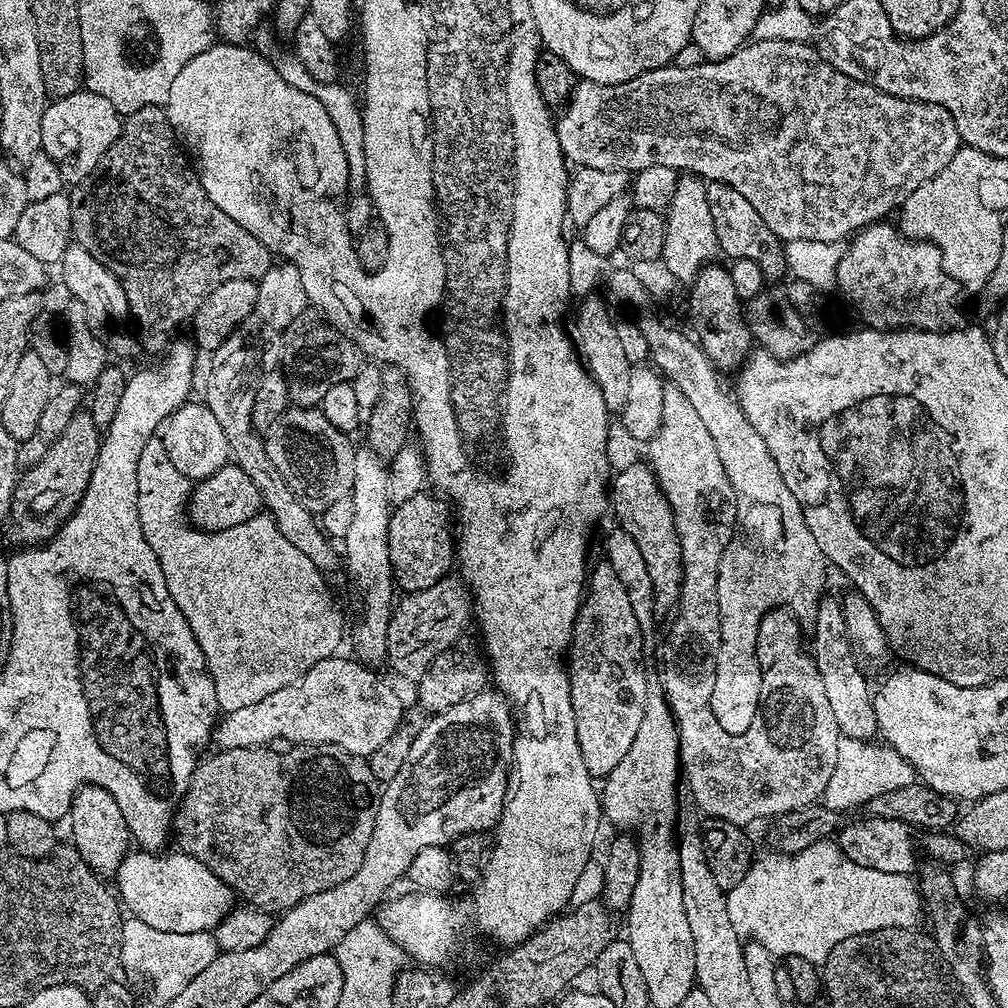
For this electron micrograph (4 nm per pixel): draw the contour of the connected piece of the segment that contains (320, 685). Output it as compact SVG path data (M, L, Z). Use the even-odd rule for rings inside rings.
M337 654L310 666L290 686L274 690L254 706L223 713L214 729L215 747L251 748L267 746L272 739L288 739L292 746L333 744L355 756L369 757L382 742L399 733L396 731L404 716L404 704L386 681L372 673L375 671L371 667L345 656Z

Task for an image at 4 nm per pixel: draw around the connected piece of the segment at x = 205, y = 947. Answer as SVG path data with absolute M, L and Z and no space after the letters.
M133 916L125 917L120 926L120 956L123 959L123 971L127 971L132 976L140 976L148 980L153 996L158 999L159 1005L164 1005L170 998L177 994L182 994L183 987L196 978L202 970L210 966L220 953L219 944L212 932L199 932L198 934L172 934L170 931L155 930L146 922L142 922Z

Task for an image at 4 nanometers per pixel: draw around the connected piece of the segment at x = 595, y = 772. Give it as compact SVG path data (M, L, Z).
M600 562L600 565L593 572L591 569L590 577L587 579L586 591L583 593L580 605L576 610L575 619L572 621L570 647L566 652L566 671L568 673L568 685L570 686L570 698L572 699L572 716L576 719L576 741L580 747L585 770L593 778L608 776L610 770L614 770L614 766L618 766L618 762L622 762L622 758L626 758L626 750L630 750L630 746L634 743L634 734L638 734L638 725L642 722L644 691L649 683L644 677L643 670L640 669L640 639L642 639L640 627L632 613L630 600L626 598L626 590L622 586L622 582L618 582L618 574L614 574L614 570L606 562Z

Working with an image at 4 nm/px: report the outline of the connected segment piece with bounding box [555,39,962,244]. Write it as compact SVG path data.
M755 40L745 43L734 54L721 60L709 60L689 69L678 69L675 66L655 68L649 72L638 74L626 82L617 84L599 84L593 80L580 80L566 107L559 113L555 121L556 133L560 148L564 151L564 159L576 168L593 168L594 170L610 170L617 168L620 172L635 174L646 166L670 166L684 174L692 174L705 181L726 182L762 214L762 222L770 226L773 234L781 242L790 240L809 240L810 242L826 242L834 244L851 237L862 228L883 221L892 211L899 209L922 186L922 182L930 182L950 158L962 147L958 134L958 126L954 126L954 118L950 110L930 102L918 102L898 98L894 94L886 94L866 82L858 82L830 66L820 57L811 43L798 41Z

